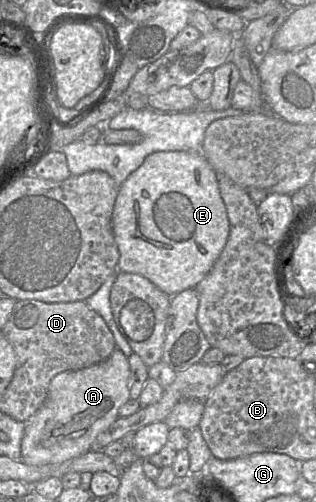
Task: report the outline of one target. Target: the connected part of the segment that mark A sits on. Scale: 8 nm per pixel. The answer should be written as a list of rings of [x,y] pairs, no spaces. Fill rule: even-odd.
[[[116,347],[104,361],[80,370],[64,371],[50,382],[47,398],[39,410],[25,423],[21,441],[21,461],[28,465],[46,465],[64,462],[94,449],[97,436],[106,430],[118,417],[119,408],[129,399],[128,358]]]

